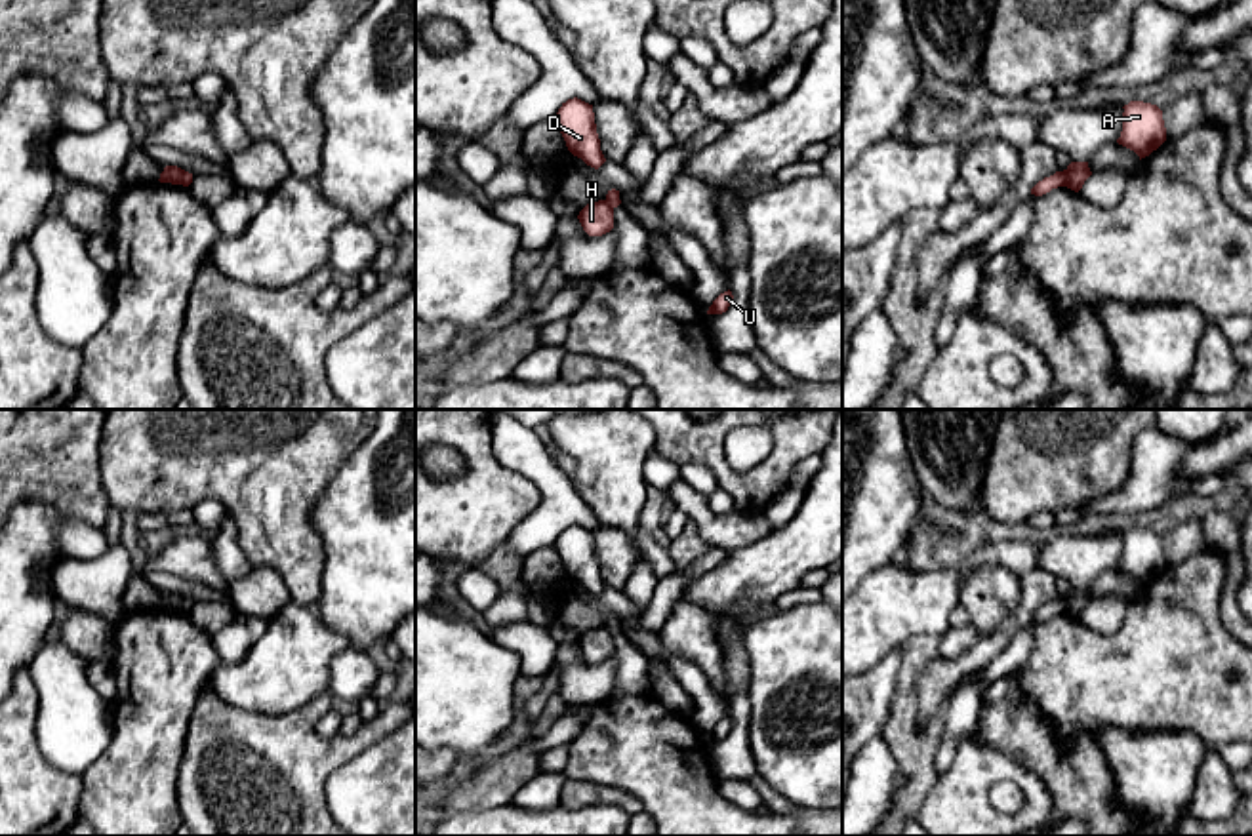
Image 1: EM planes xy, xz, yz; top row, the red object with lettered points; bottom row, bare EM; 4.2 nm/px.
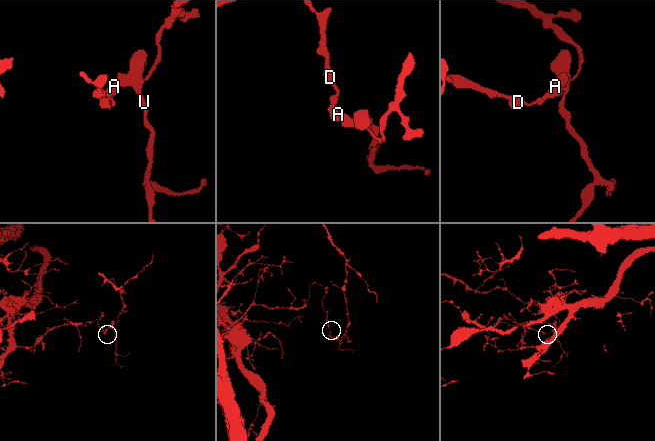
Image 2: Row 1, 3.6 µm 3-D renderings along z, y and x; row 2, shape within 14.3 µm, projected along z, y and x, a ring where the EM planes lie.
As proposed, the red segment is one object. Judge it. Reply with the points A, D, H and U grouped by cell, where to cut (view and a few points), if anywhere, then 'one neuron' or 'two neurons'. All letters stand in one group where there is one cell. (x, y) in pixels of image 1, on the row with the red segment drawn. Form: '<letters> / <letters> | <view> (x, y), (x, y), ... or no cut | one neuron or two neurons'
A H U / D | yz (1062, 172), (1066, 185) | two neurons

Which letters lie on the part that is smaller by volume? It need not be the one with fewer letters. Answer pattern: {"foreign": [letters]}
{"foreign": ["A", "H", "U"]}

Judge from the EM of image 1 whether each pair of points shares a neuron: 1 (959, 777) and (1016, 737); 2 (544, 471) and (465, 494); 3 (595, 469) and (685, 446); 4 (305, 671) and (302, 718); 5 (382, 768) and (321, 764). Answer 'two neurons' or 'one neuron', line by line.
1: two neurons
2: two neurons
3: two neurons
4: two neurons
5: two neurons

